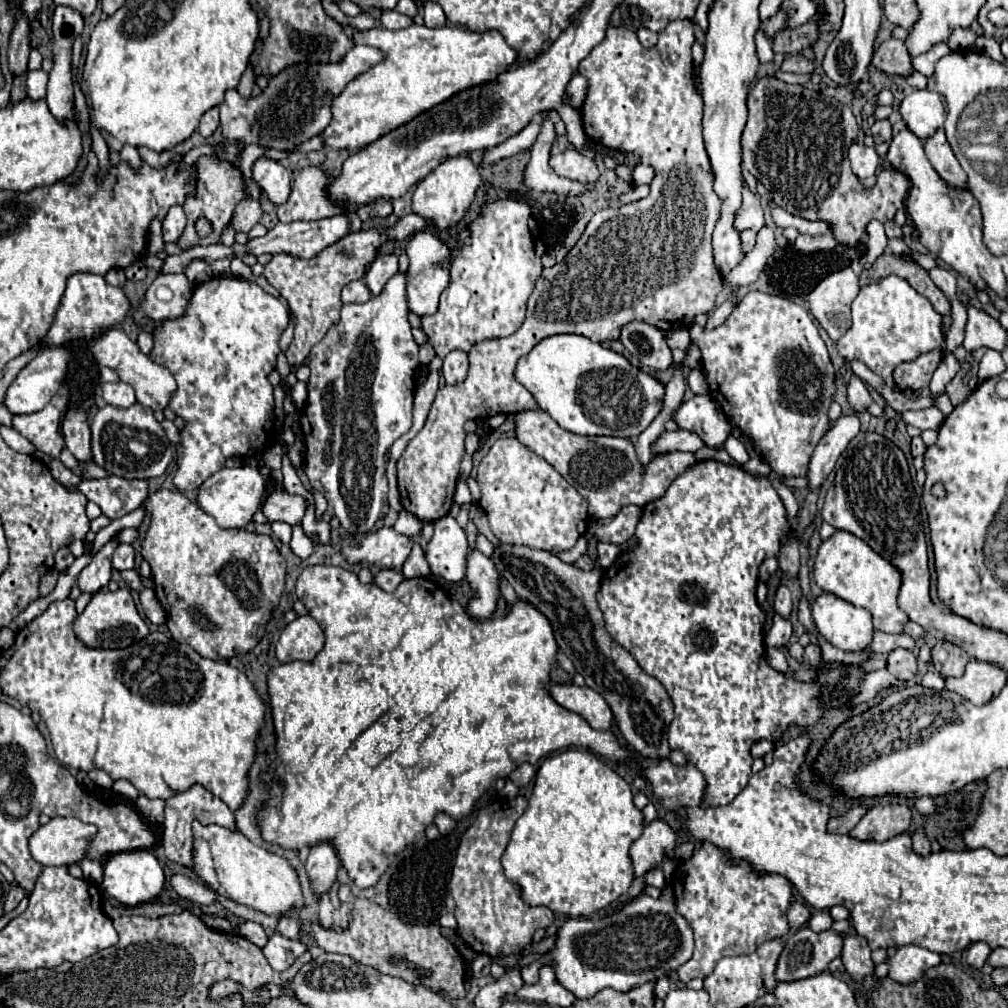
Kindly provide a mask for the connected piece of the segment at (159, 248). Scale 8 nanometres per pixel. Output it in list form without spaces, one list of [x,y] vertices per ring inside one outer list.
[[[154,220],[154,224],[148,230],[148,252],[150,254],[158,254],[164,252],[164,240],[162,240],[162,224],[158,220]]]

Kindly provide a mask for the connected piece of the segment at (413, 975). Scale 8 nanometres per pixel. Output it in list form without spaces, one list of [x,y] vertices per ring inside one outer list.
[[[356,898],[354,920],[344,934],[336,934],[320,926],[308,926],[308,932],[322,950],[352,956],[356,962],[368,964],[382,974],[398,976],[412,984],[422,984],[436,992],[448,994],[450,998],[464,998],[466,994],[464,962],[456,948],[440,934],[440,928],[436,924],[410,926],[382,906],[366,898]]]

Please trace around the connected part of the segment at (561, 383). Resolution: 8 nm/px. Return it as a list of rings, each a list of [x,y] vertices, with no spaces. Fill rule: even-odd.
[[[558,334],[544,338],[532,348],[532,352],[520,358],[516,368],[516,380],[532,392],[538,406],[548,412],[560,428],[580,434],[580,436],[618,436],[636,438],[640,436],[652,420],[662,412],[664,384],[650,374],[644,374],[632,366],[622,354],[604,348],[578,334]]]

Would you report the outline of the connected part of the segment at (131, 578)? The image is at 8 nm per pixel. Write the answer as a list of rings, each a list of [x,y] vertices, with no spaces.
[[[134,569],[122,571],[120,574],[122,579],[130,584],[130,588],[134,588],[134,590],[138,590],[138,592],[144,588],[144,584],[146,584],[146,588],[152,586],[150,580],[142,578],[142,576],[140,576],[140,574],[138,574]]]

